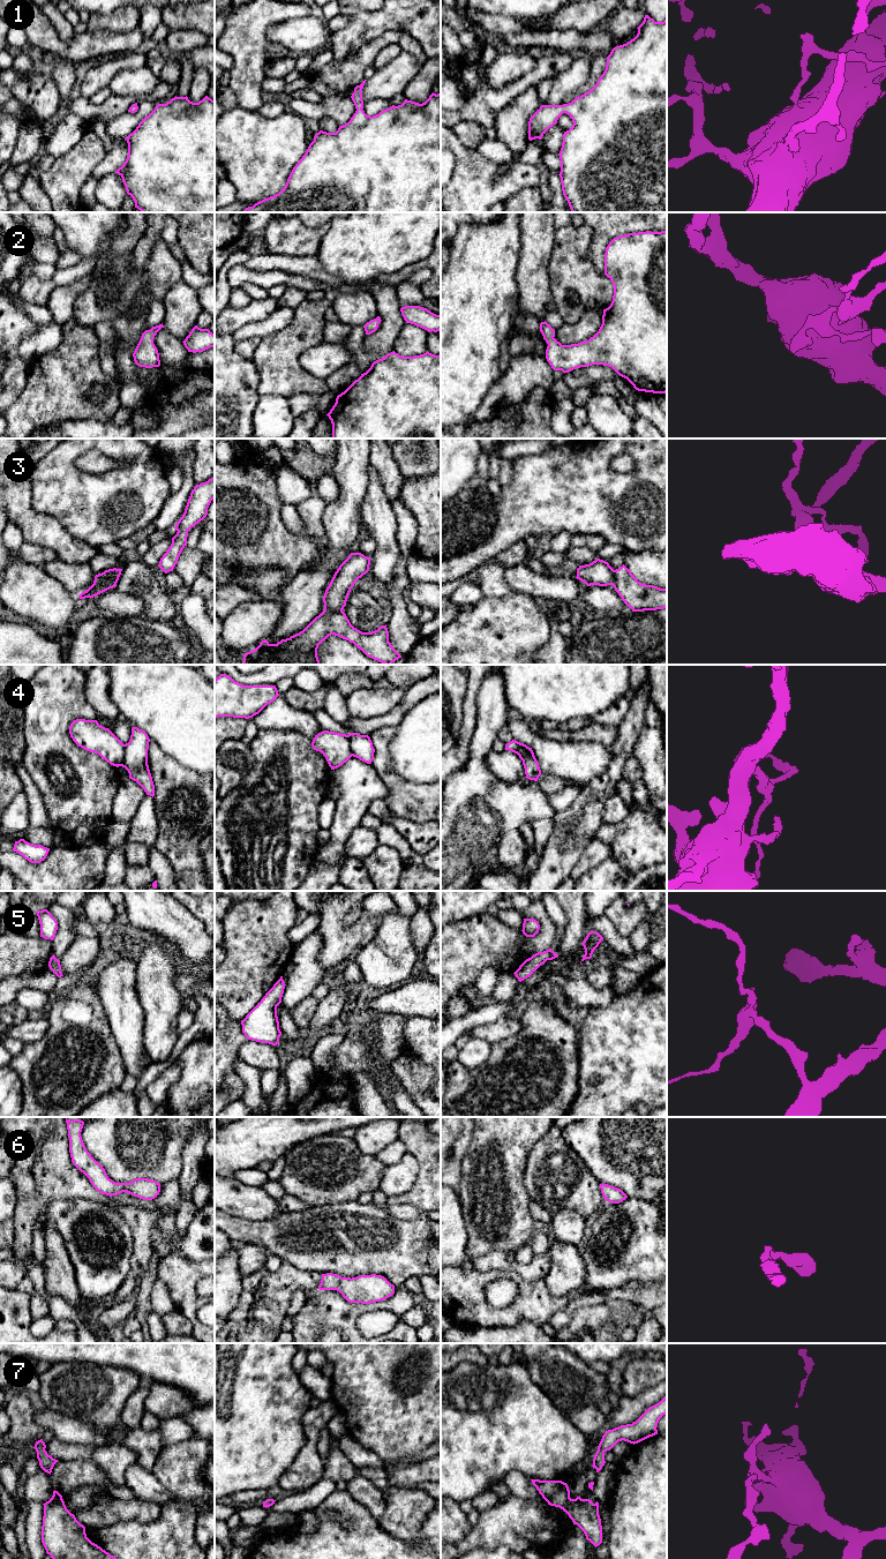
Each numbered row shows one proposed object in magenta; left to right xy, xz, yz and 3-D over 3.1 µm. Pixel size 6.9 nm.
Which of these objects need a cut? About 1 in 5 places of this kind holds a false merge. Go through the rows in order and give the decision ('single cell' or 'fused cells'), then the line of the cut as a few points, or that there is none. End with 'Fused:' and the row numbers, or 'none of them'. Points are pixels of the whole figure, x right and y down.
1: single cell; cut none
2: single cell; cut none
3: fused cells; cut xz (324, 609), (342, 611)
4: fused cells; cut xy (125, 744), (125, 756), (120, 765)
5: single cell; cut none
6: single cell; cut none
7: single cell; cut none
Fused: 3, 4

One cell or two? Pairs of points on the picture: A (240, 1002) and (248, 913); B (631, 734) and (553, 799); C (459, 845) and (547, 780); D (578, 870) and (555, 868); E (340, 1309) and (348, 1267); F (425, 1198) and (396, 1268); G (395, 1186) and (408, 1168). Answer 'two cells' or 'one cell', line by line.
A: one cell
B: two cells
C: two cells
D: two cells
E: two cells
F: two cells
G: one cell

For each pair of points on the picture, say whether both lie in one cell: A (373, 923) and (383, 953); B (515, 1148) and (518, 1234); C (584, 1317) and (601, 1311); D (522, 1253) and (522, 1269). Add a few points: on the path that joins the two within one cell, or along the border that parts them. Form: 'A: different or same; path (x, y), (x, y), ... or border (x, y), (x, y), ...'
A: different; border (382, 914), (376, 934), (361, 947)
B: same; path (515, 1169), (516, 1213)
C: same; path (588, 1317), (597, 1316)
D: different; border (534, 1254), (526, 1264), (516, 1261)

